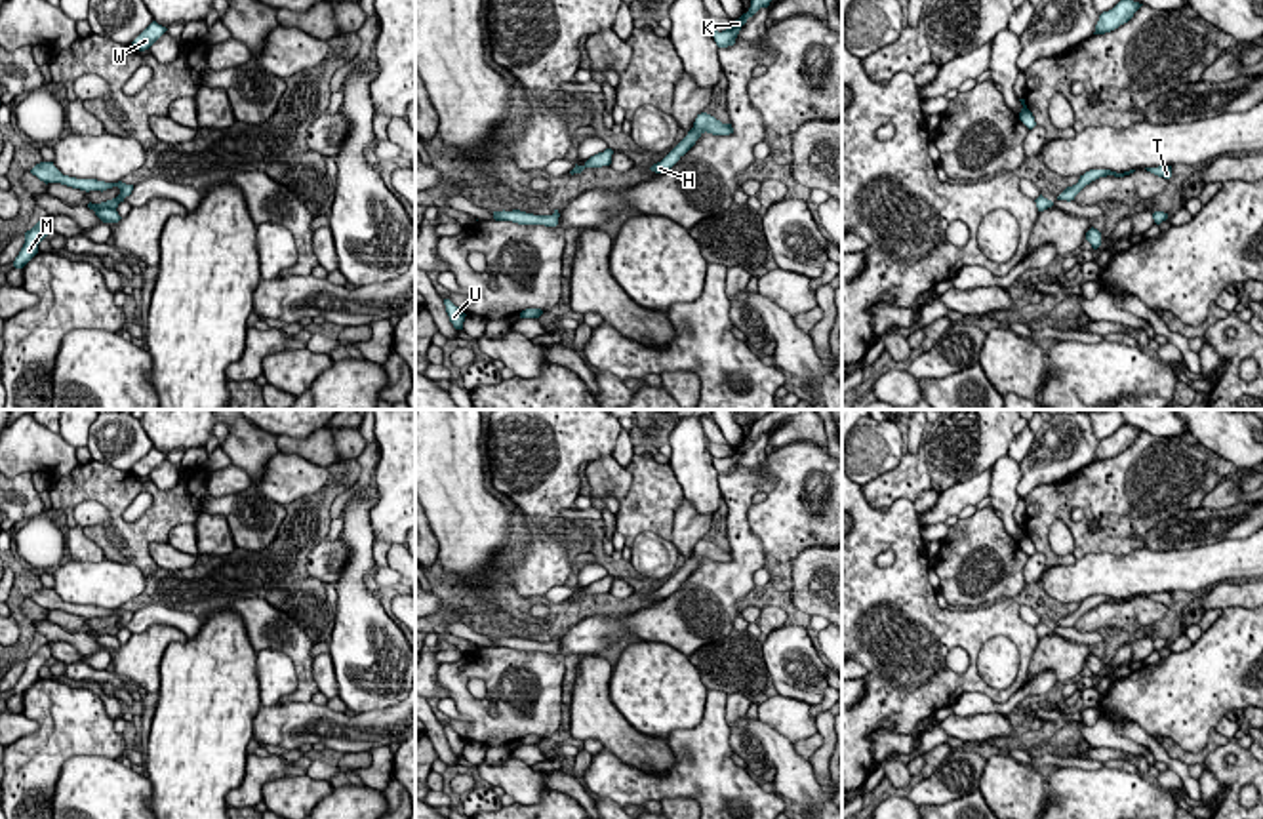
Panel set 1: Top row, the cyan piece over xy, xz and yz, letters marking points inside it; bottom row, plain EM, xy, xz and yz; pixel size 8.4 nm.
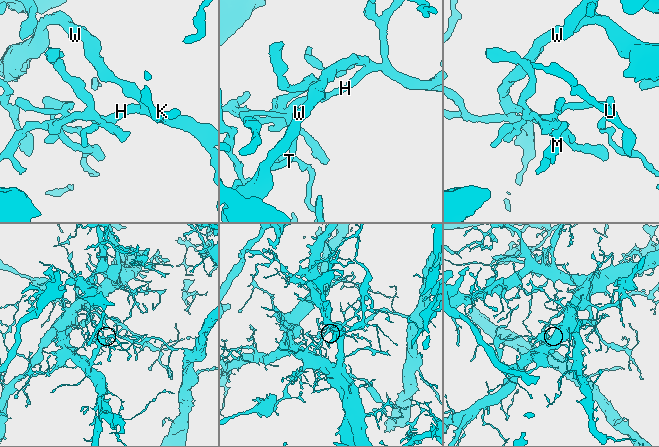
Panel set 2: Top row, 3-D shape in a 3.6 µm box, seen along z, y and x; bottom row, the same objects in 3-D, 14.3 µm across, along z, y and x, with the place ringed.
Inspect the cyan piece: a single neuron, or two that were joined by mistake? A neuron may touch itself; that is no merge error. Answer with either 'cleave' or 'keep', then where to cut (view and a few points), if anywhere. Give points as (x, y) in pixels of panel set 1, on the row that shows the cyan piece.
cleave; cut in xy along (92, 204), (115, 210)

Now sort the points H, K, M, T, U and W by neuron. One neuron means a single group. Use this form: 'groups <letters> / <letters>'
groups H K W / M T U

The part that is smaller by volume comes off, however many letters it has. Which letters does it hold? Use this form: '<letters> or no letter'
H, K, W

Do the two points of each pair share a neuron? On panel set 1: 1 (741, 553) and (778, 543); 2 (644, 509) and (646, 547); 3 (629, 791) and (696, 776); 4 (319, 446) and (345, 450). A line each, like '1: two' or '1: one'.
1: two
2: two
3: one
4: two

